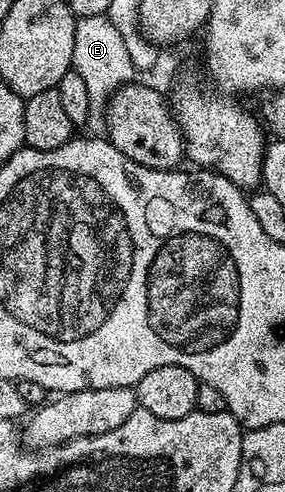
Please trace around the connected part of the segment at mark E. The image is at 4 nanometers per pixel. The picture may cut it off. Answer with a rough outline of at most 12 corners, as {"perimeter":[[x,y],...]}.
{"perimeter":[[108,16],[78,18],[73,69],[87,84],[90,135],[134,81],[127,44]]}

